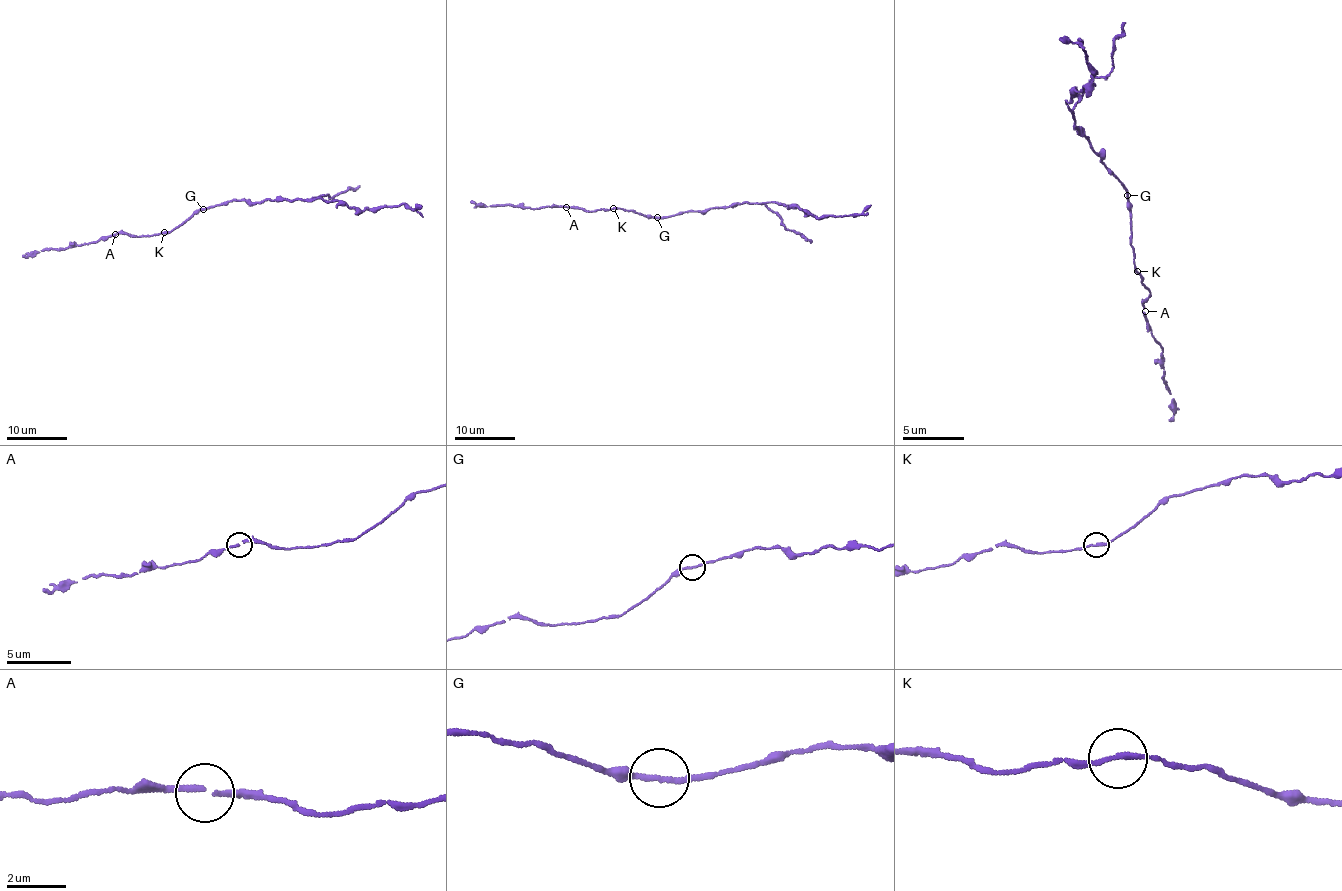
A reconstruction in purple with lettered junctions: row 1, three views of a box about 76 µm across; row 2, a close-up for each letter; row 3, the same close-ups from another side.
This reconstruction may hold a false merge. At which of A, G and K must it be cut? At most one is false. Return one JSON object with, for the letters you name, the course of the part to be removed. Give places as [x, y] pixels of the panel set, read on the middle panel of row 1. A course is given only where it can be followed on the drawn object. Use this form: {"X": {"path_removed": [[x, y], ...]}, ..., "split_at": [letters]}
{"split_at": []}

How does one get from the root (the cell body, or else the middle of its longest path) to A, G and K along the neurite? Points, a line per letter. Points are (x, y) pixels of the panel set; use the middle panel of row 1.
A: (676, 214), (649, 218), (619, 209), (586, 212), (566, 207)
G: (676, 214), (656, 218)
K: (676, 214), (649, 218), (631, 210), (613, 209)

